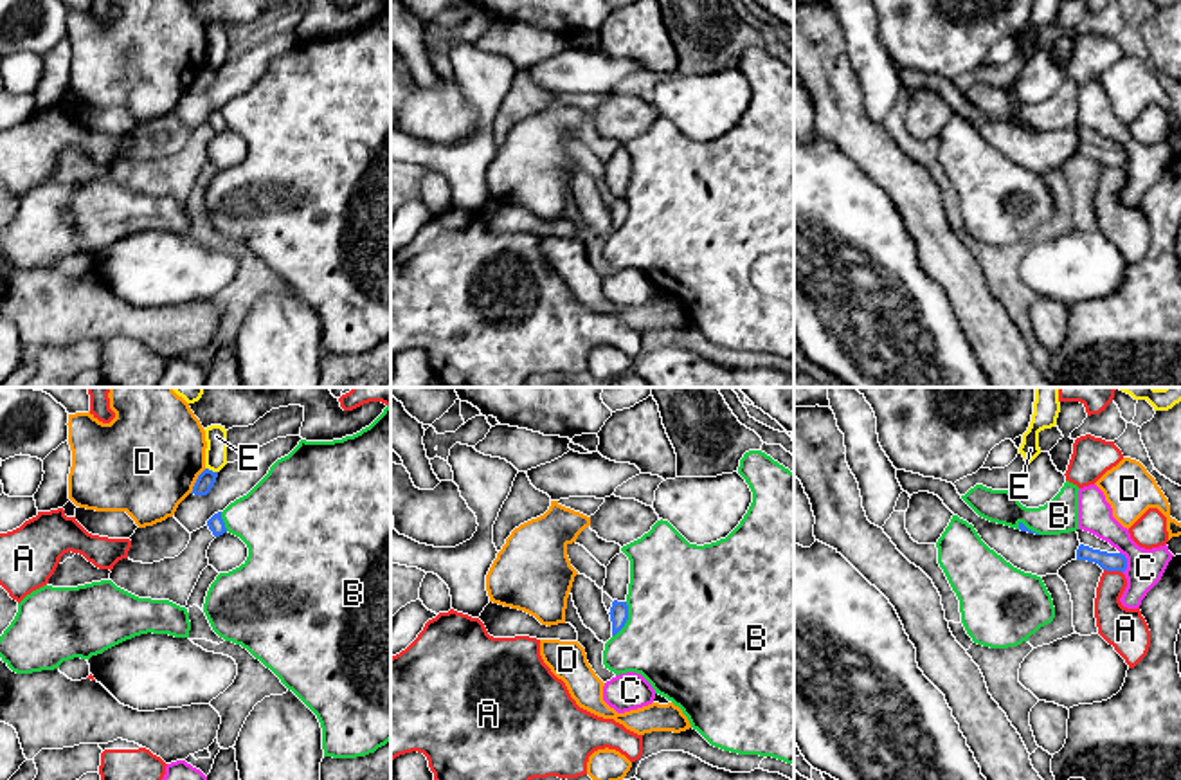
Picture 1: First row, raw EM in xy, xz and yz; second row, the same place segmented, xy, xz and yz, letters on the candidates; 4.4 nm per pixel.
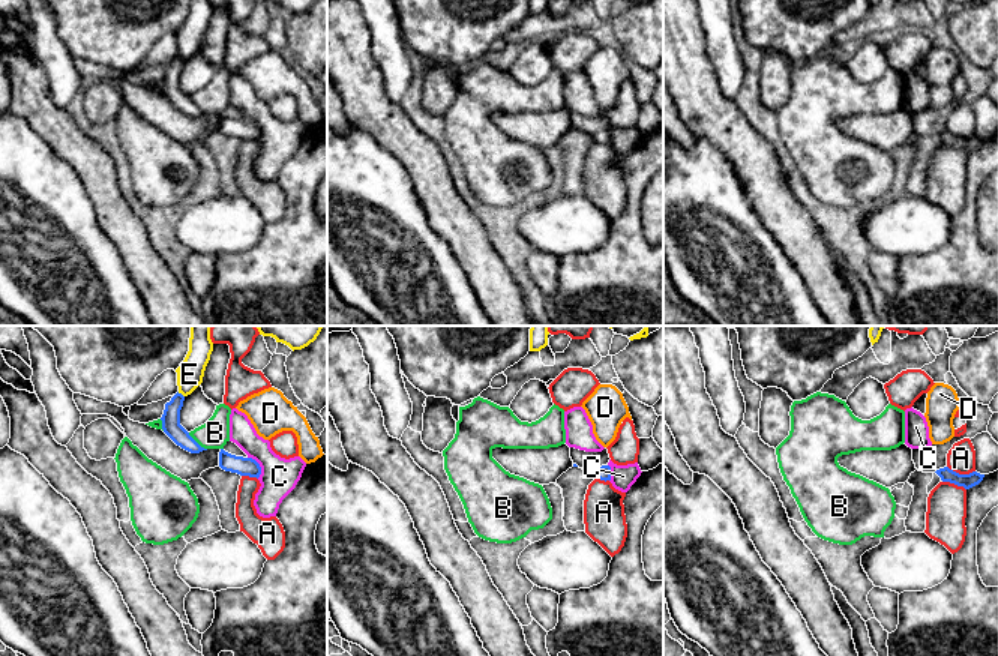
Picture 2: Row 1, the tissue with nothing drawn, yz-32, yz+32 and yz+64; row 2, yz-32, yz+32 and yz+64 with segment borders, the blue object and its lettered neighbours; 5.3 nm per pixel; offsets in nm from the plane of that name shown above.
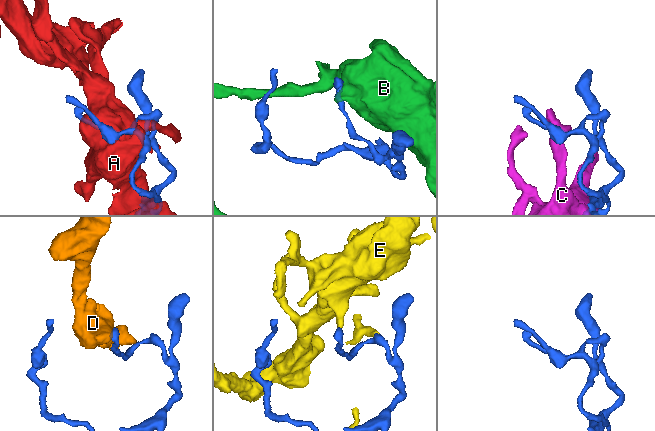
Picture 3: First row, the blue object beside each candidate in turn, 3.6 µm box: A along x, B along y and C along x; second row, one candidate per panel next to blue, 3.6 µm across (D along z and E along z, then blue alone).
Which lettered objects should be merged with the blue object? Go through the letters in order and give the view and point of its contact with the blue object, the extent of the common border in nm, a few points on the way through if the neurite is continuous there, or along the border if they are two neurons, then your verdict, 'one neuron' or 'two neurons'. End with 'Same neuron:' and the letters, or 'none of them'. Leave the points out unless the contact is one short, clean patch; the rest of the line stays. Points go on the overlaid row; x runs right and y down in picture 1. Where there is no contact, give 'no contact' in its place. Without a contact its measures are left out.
A: yz (1113, 570) | 90 nm | two neurons
B: xz (627, 618) | 170 nm | along xz (627, 602), (627, 622), (613, 636) | two neurons
C: yz (1126, 562) | 100 nm | two neurons
D: xy (197, 481) | 130 nm | along xy (206, 469), (189, 492) | two neurons
E: xy (211, 471) | 60 nm | along xy (206, 467), (216, 472) | two neurons
Same neuron: none of them

